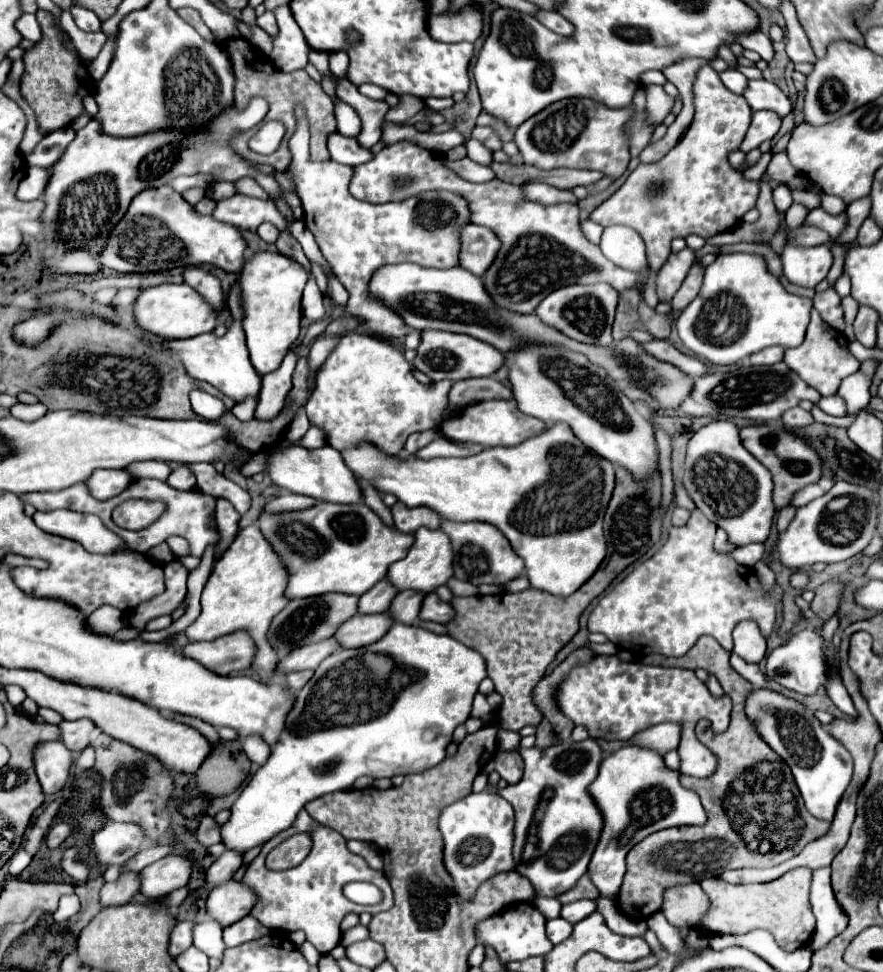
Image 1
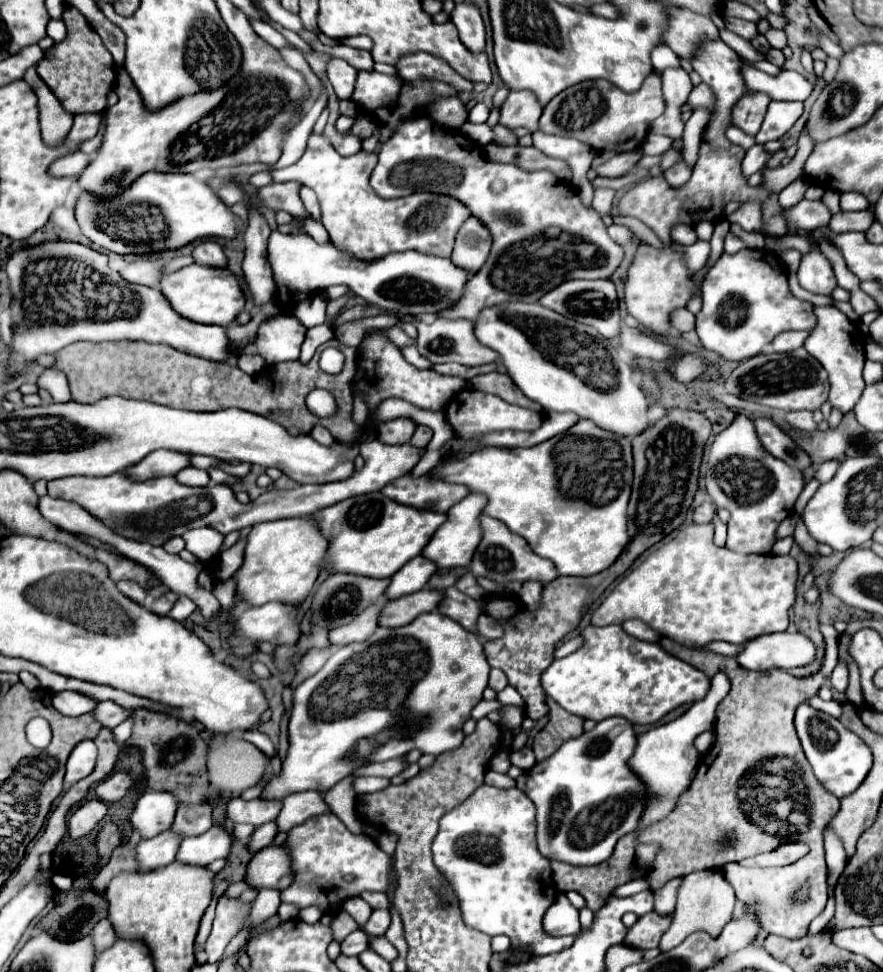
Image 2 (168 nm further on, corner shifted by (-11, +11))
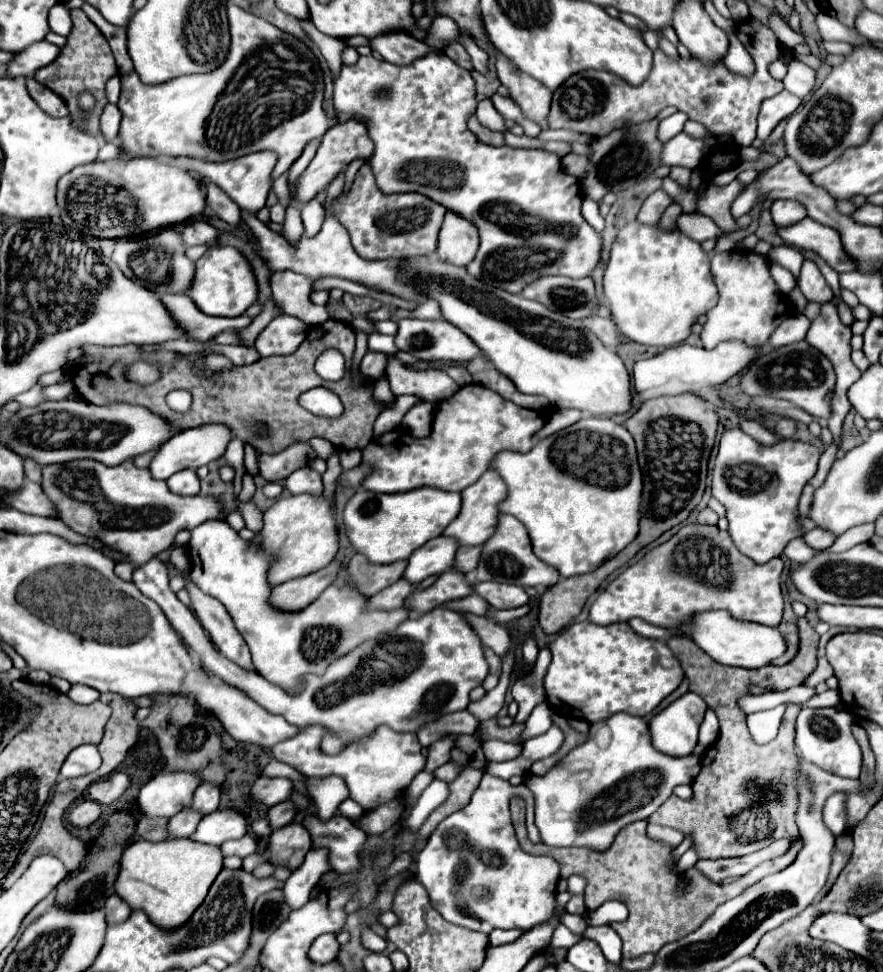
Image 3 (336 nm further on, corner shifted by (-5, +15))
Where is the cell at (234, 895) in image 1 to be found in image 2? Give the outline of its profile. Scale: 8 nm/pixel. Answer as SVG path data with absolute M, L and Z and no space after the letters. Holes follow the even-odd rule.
M269 846L259 850L245 870L245 882L249 888L275 888L285 890L293 882L289 868L289 856L283 846Z

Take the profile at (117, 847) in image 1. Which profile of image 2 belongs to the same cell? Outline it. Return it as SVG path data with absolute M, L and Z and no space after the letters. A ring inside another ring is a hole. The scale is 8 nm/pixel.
M145 792L129 816L129 824L143 840L155 838L171 828L177 800L169 792Z

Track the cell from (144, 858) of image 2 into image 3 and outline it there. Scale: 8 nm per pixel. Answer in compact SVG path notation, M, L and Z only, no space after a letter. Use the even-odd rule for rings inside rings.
M185 808L181 812L177 812L177 816L173 816L169 820L169 838L181 838L181 836L191 836L197 828L197 824L201 822L201 812L193 810L193 808Z

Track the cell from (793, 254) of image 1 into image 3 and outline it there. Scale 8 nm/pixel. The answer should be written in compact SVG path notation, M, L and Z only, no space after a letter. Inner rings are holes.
M813 260L803 262L801 276L799 276L799 288L801 288L801 292L805 294L805 298L809 302L827 304L827 302L833 300L833 292L831 292L829 284L825 282L823 274L819 272L819 268Z

